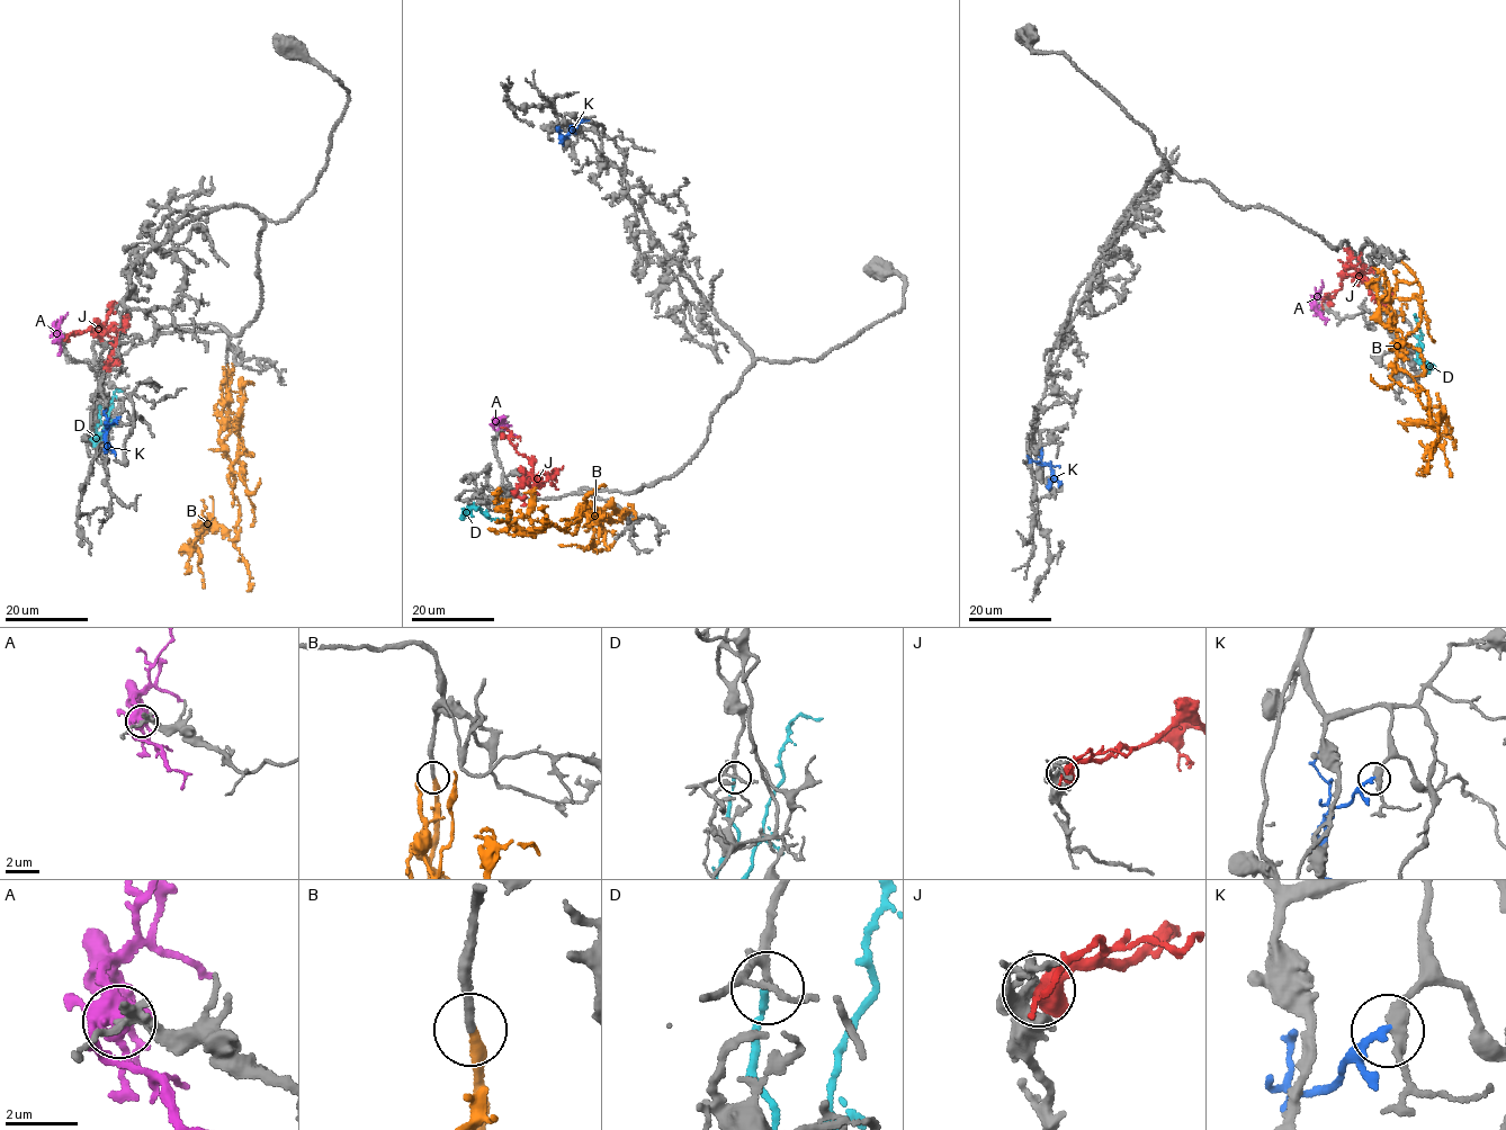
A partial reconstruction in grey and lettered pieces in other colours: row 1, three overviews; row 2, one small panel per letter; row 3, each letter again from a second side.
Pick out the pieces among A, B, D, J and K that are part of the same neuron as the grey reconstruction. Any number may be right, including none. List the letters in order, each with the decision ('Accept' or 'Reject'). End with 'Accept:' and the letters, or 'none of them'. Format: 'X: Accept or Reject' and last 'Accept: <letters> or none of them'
A: Reject
B: Accept
D: Accept
J: Reject
K: Reject
Accept: B, D

